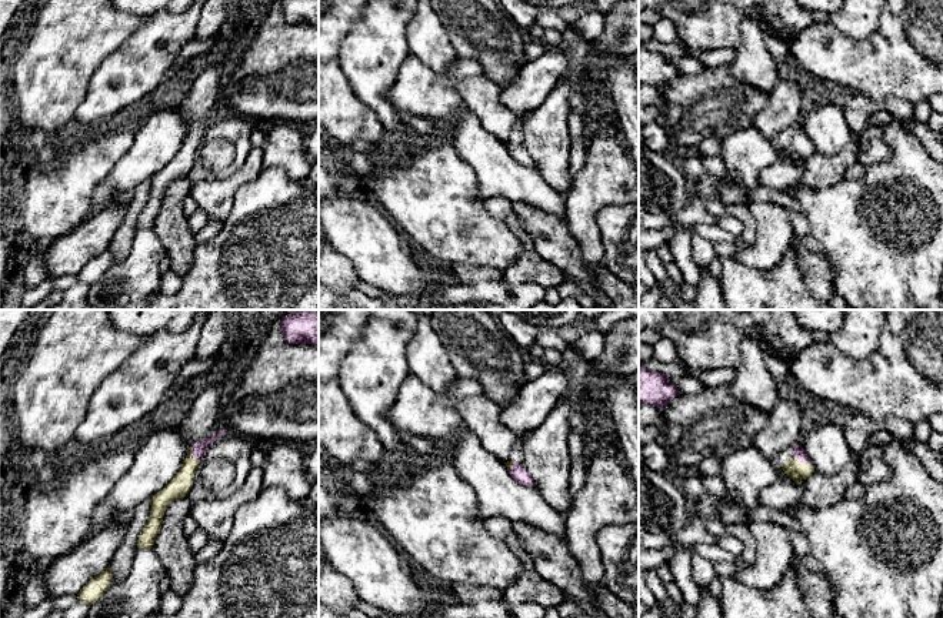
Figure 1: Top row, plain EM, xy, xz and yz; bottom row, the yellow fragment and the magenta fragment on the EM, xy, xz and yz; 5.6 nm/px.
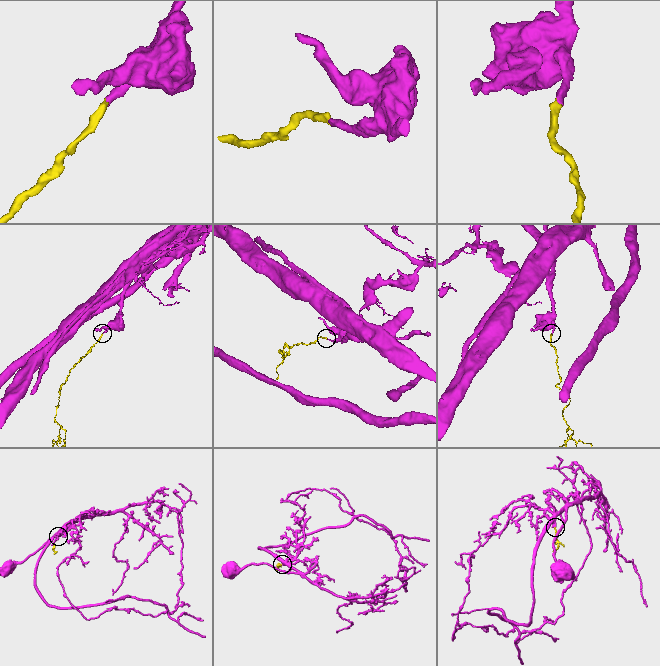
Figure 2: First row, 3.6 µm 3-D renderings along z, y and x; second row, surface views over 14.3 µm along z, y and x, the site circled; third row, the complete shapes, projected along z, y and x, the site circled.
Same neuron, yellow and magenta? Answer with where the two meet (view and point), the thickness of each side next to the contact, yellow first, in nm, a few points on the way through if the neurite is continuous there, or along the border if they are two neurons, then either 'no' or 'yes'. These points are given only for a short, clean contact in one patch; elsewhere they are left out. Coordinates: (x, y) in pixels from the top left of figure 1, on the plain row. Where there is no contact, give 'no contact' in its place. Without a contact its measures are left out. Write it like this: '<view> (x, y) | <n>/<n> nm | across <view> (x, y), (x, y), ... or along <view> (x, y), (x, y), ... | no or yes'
yz (802, 143) | 110/70 nm | across yz (796, 150), (802, 143), (799, 133) | yes

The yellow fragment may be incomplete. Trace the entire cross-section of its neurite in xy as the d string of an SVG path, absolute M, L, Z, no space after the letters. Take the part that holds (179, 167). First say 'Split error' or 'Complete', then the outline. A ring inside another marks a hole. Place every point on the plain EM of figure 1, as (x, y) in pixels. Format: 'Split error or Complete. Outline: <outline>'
Split error. Outline: M219 108L214 116L203 120L201 123L191 124L176 157L163 170L160 170L150 178L151 191L144 208L139 216L139 230L151 228L154 226L167 187L174 180L186 177L189 174L200 140L204 137L209 126L213 124L223 114L226 114L226 111Z

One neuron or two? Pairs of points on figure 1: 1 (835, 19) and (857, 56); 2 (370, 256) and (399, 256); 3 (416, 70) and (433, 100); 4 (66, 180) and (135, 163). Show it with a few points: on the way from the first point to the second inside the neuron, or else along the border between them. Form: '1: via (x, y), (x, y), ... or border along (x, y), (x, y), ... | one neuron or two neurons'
1: border along (829, 20), (855, 39), (867, 39), (877, 30) | two neurons
2: via (377, 256), (392, 256) | one neuron
3: via (416, 77), (416, 83), (426, 93) | one neuron
4: border along (133, 142), (97, 187), (95, 197) | two neurons

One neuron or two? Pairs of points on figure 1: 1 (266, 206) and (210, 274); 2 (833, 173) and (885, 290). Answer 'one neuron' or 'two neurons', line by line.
1: one neuron
2: two neurons

